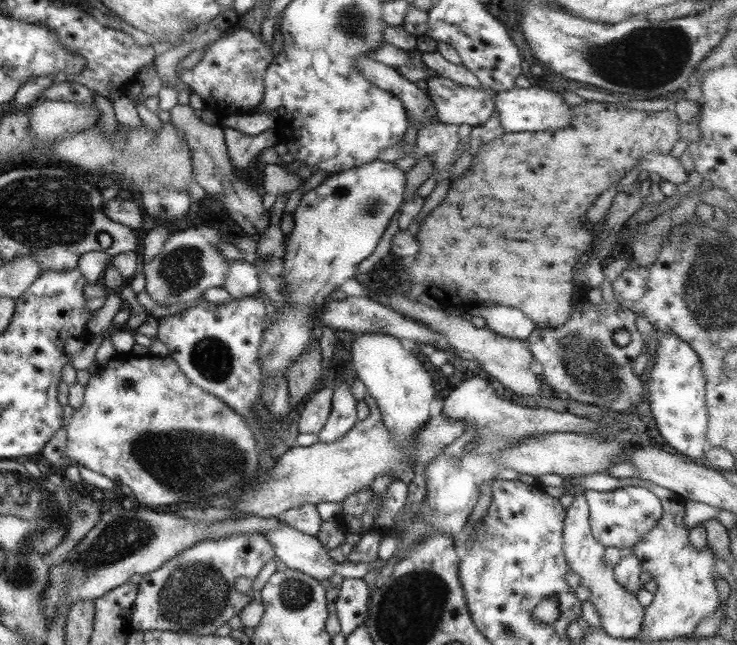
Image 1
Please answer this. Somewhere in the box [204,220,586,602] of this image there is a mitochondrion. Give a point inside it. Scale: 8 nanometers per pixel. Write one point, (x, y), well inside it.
(473, 443)

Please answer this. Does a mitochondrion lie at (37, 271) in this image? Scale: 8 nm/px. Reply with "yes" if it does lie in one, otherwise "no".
no

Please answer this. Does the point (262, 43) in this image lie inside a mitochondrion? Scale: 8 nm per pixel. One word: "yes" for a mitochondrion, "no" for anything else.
no

